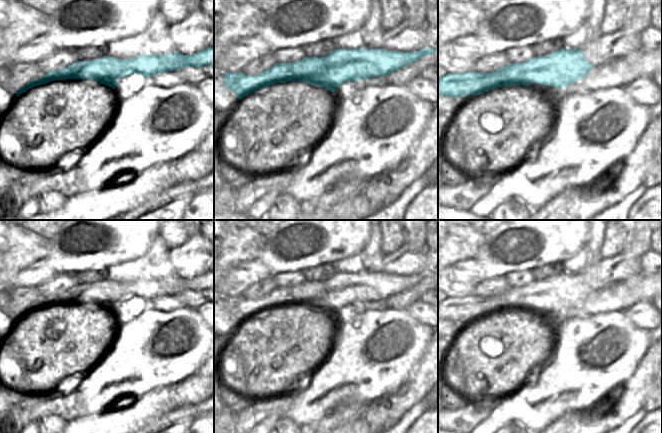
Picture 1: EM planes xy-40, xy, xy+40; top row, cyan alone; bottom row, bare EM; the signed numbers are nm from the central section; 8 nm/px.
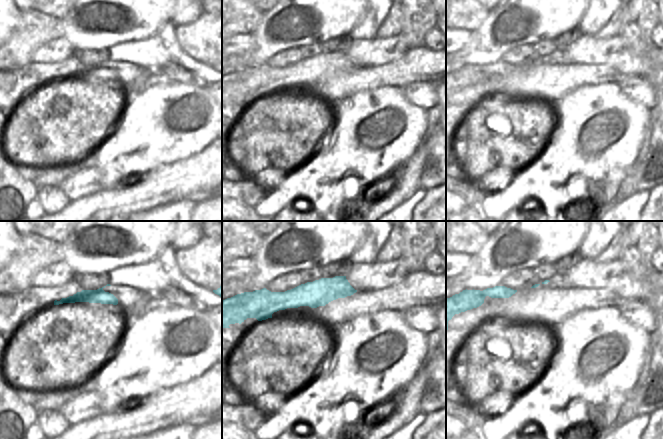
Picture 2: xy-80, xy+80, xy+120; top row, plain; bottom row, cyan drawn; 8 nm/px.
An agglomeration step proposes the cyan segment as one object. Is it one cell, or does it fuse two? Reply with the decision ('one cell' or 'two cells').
one cell

